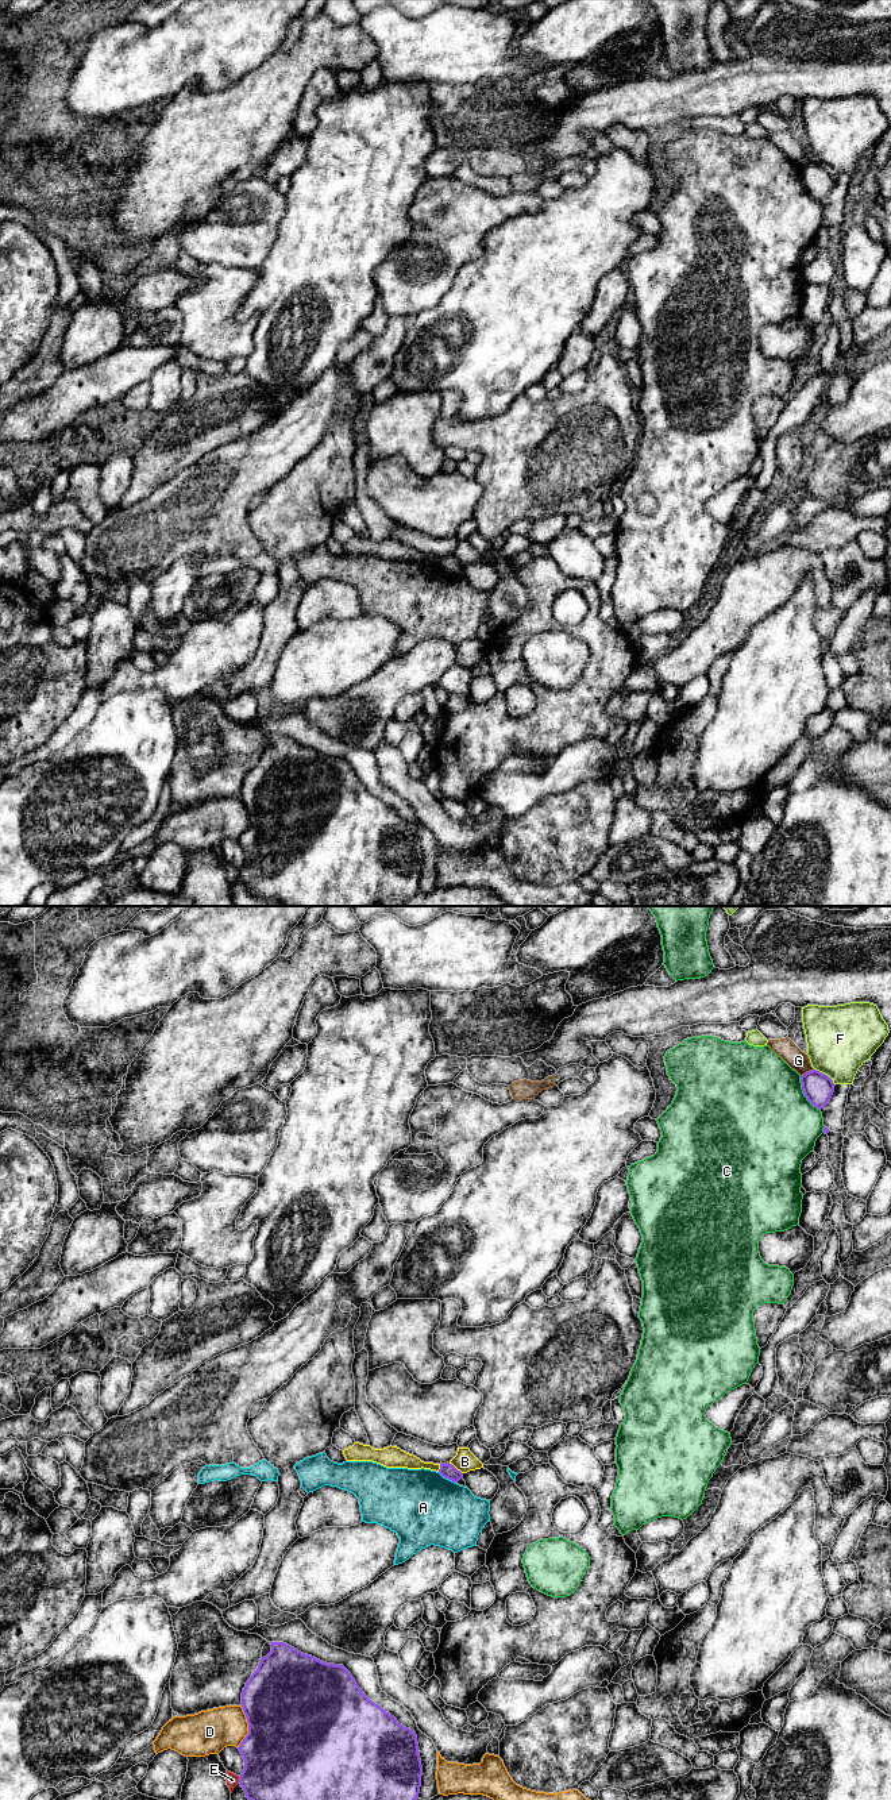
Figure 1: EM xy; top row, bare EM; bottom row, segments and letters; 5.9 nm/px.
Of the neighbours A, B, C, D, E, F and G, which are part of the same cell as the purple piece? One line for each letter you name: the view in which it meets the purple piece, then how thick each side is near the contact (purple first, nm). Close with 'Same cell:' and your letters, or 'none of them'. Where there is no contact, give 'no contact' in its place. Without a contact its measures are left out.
B: meets purple in xy; 90 nm thick on the purple side, 130 nm on the other
Same cell: B

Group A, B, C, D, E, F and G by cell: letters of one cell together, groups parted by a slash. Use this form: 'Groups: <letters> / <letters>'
Groups: A / B / C / D / E / F / G

